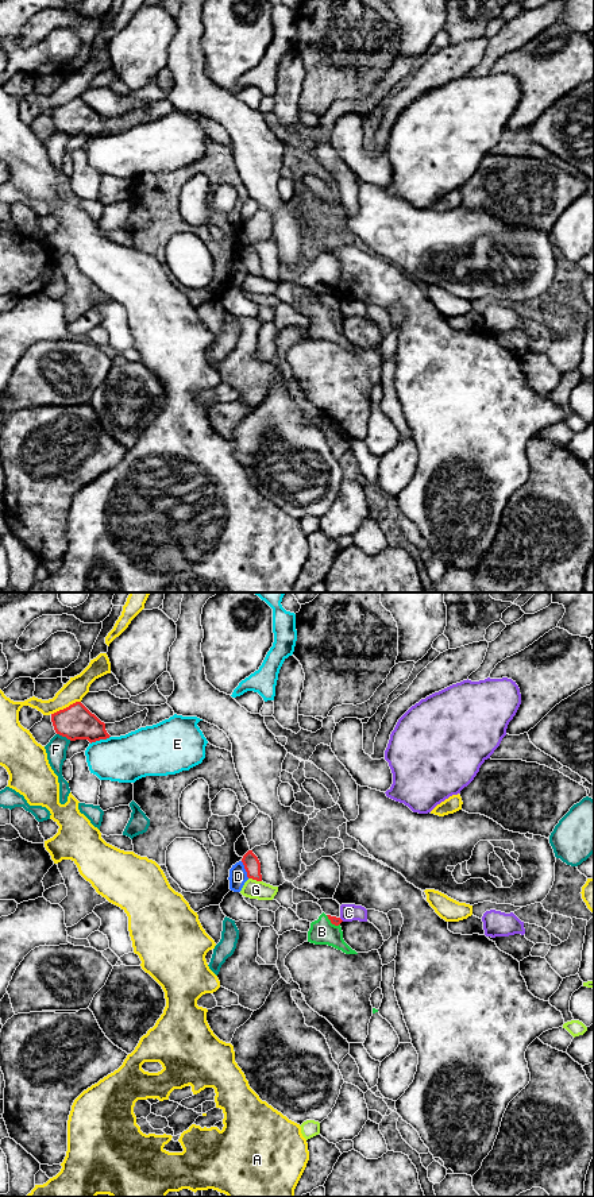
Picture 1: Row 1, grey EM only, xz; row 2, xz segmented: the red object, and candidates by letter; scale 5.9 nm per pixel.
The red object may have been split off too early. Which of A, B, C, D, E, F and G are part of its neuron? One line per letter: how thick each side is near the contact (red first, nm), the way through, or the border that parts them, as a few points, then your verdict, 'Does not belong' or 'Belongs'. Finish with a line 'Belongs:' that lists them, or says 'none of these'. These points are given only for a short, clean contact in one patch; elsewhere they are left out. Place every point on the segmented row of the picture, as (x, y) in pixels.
A: Thickness 200 nm (red) against 140 nm. Does not belong
B: Thickness 50 nm (red) against 150 nm. Path across: xz (335, 921), (332, 923), (321, 931). Belongs
C: Thickness 50 nm (red) against 110 nm. Does not belong
D: Thickness 100 nm (red) against 110 nm. Does not belong
E: Thickness 200 nm (red) against 280 nm. Does not belong
F: Thickness 200 nm (red) against 120 nm. Does not belong
G: Thickness 100 nm (red) against 110 nm. Does not belong
Belongs: B

